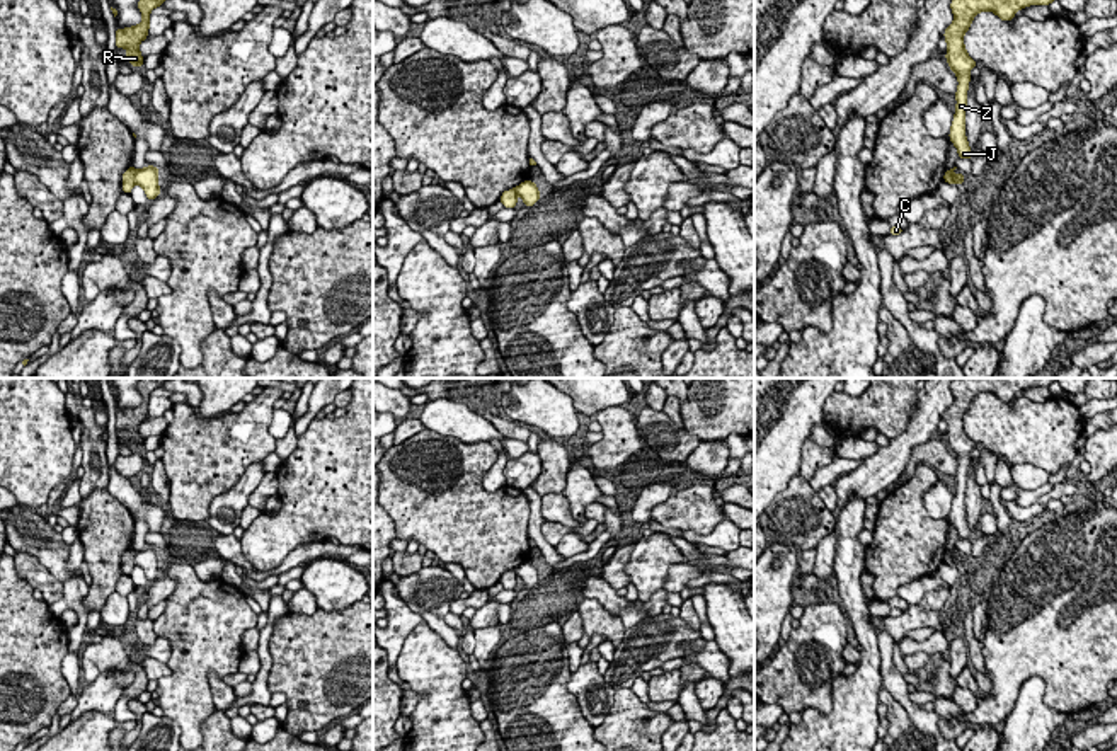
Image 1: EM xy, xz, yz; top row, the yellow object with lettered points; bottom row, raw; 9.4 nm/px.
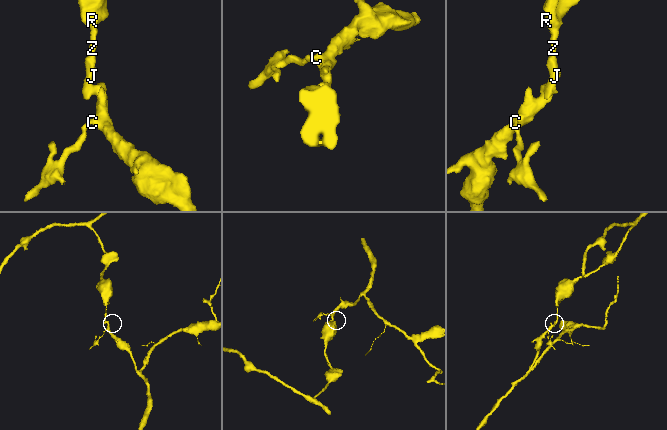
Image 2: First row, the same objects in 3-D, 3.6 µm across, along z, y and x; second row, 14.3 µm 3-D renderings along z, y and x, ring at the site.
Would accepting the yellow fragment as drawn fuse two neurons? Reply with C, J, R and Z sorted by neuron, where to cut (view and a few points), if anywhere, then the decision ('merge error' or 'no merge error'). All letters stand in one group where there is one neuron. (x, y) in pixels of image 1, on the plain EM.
C / J R Z | xy (133, 552), (137, 564) | merge error

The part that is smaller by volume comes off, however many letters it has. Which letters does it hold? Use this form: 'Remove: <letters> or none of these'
Remove: C

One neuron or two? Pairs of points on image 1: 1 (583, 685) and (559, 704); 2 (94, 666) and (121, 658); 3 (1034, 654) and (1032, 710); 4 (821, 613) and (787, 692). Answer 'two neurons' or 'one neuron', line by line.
1: two neurons
2: one neuron
3: two neurons
4: one neuron

